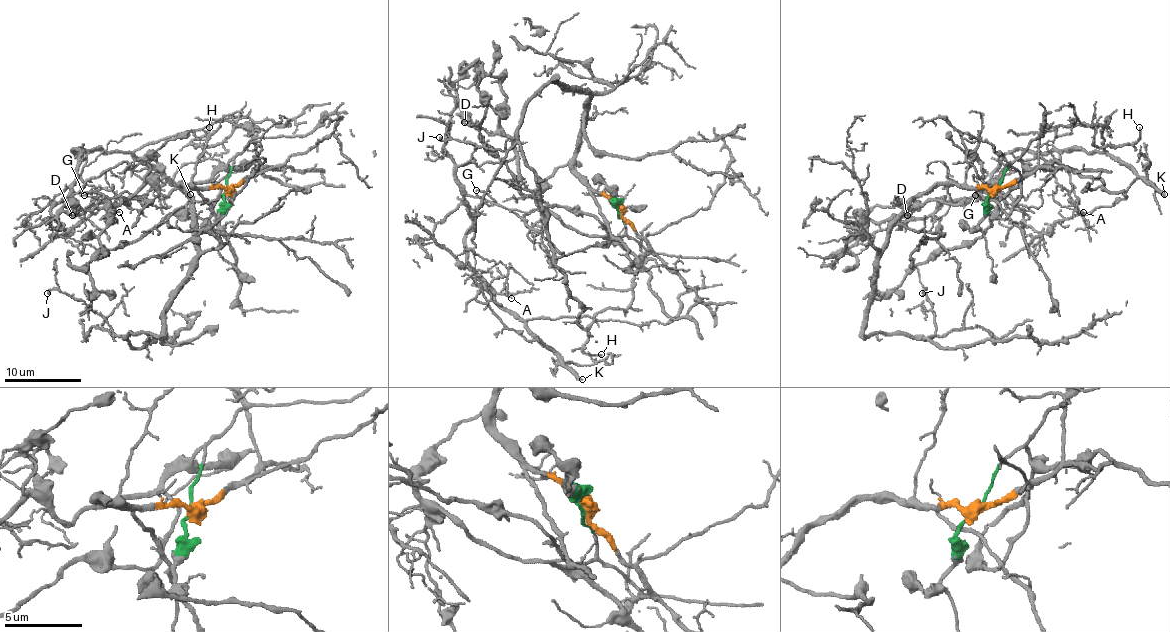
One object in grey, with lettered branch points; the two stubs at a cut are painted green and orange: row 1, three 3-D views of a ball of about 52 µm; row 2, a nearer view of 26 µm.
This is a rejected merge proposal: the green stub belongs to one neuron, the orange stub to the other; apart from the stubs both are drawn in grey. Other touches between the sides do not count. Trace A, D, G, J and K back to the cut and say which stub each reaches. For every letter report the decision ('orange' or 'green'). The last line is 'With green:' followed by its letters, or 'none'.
A: green
D: green
G: green
J: orange
K: green
With green: A, D, G, K

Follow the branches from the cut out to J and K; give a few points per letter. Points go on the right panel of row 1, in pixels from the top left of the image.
J: (996, 190), (933, 184), (912, 201), (893, 223), (878, 261), (862, 334), (935, 334), (922, 293)
K: (996, 190), (1017, 159), (1004, 196), (927, 200), (860, 236), (971, 198), (1019, 150), (1107, 152), (1165, 194)

